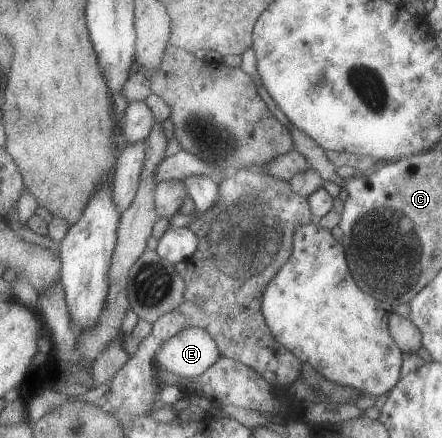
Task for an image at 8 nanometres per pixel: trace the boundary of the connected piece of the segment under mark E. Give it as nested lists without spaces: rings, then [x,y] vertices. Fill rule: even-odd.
[[[186,328],[172,336],[153,360],[154,368],[185,378],[208,371],[222,355],[211,333],[204,328]]]

